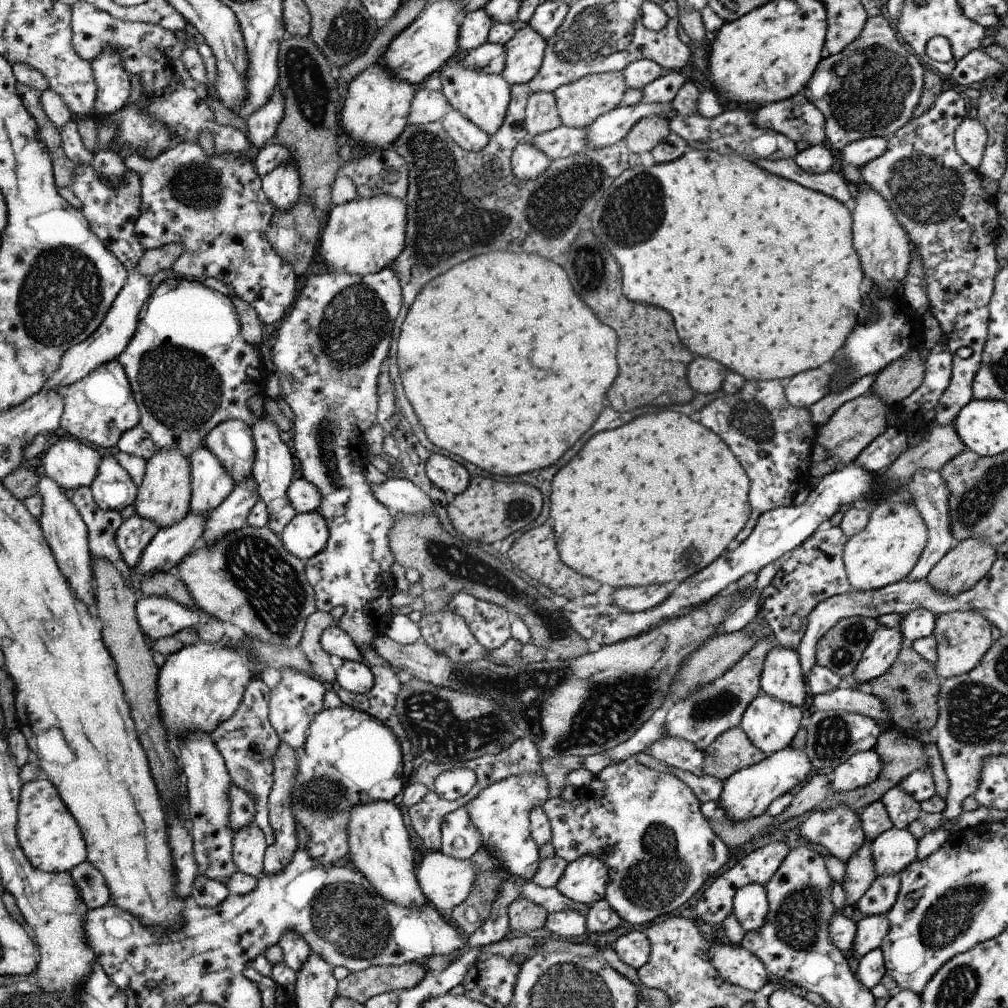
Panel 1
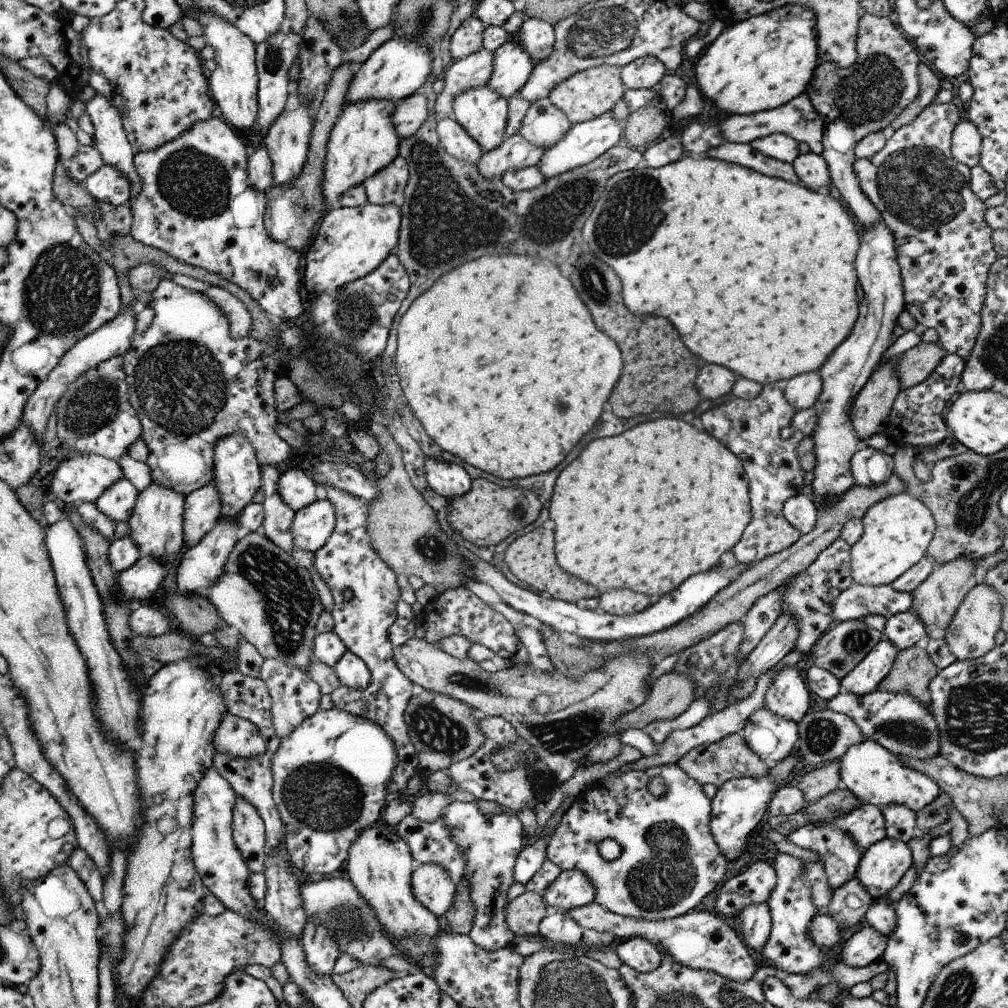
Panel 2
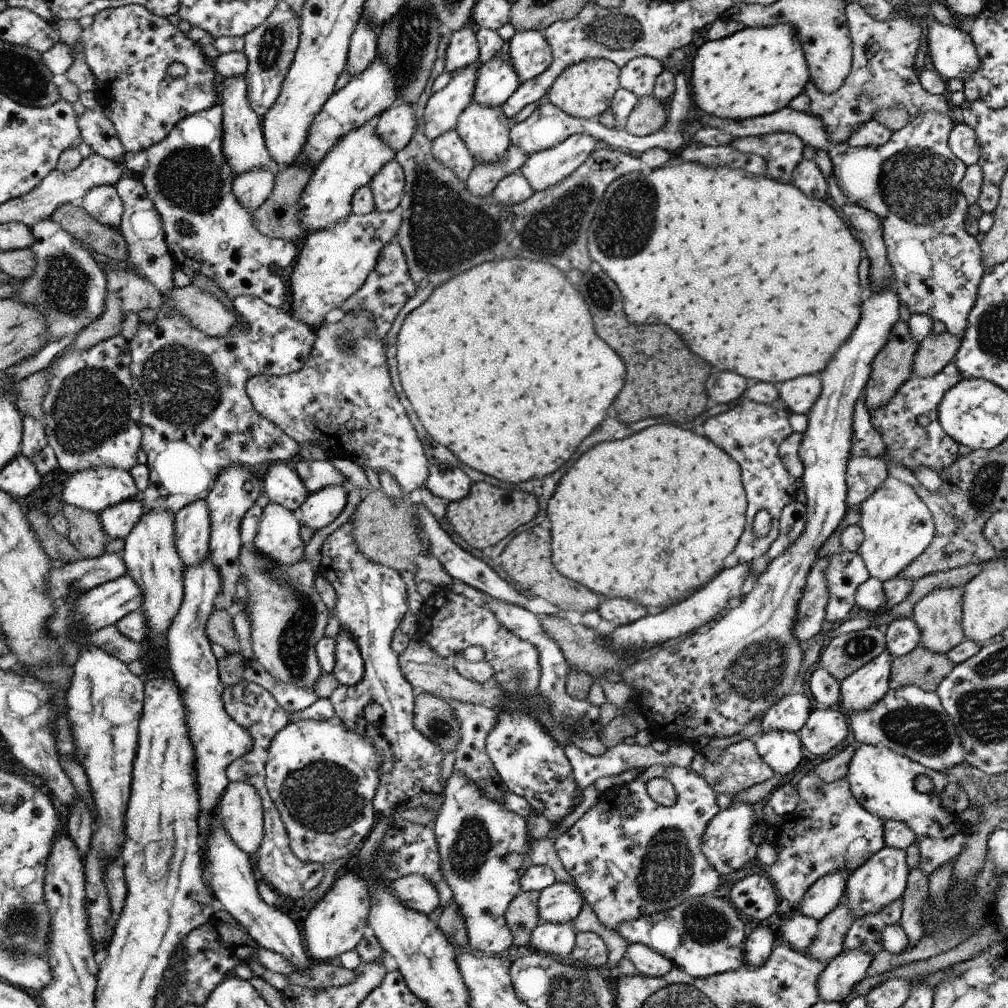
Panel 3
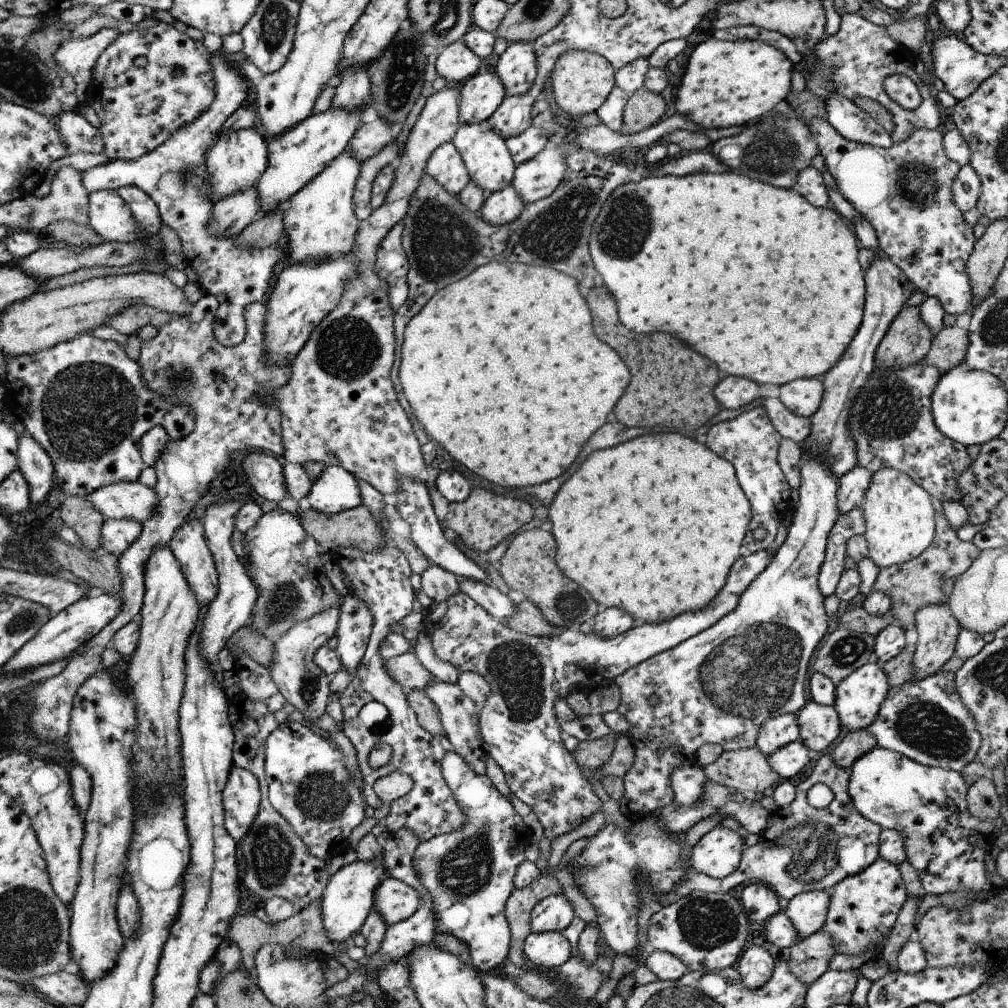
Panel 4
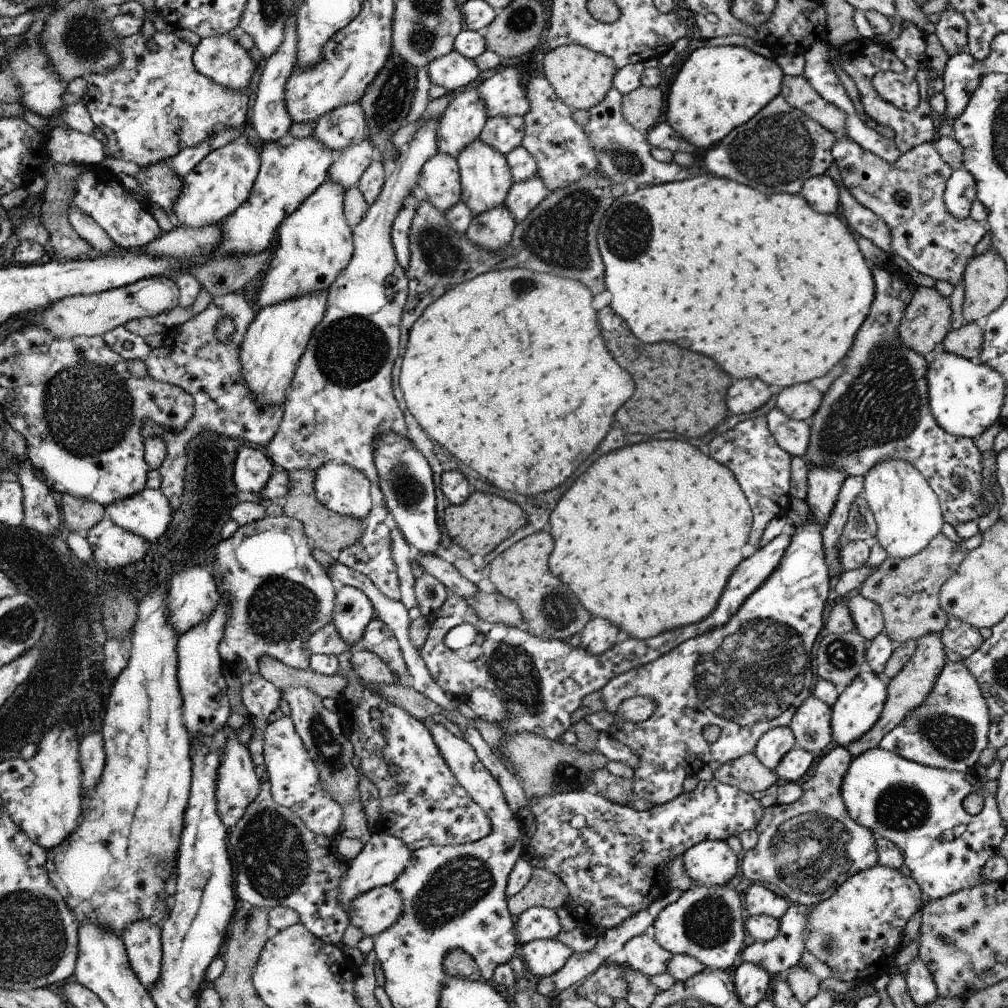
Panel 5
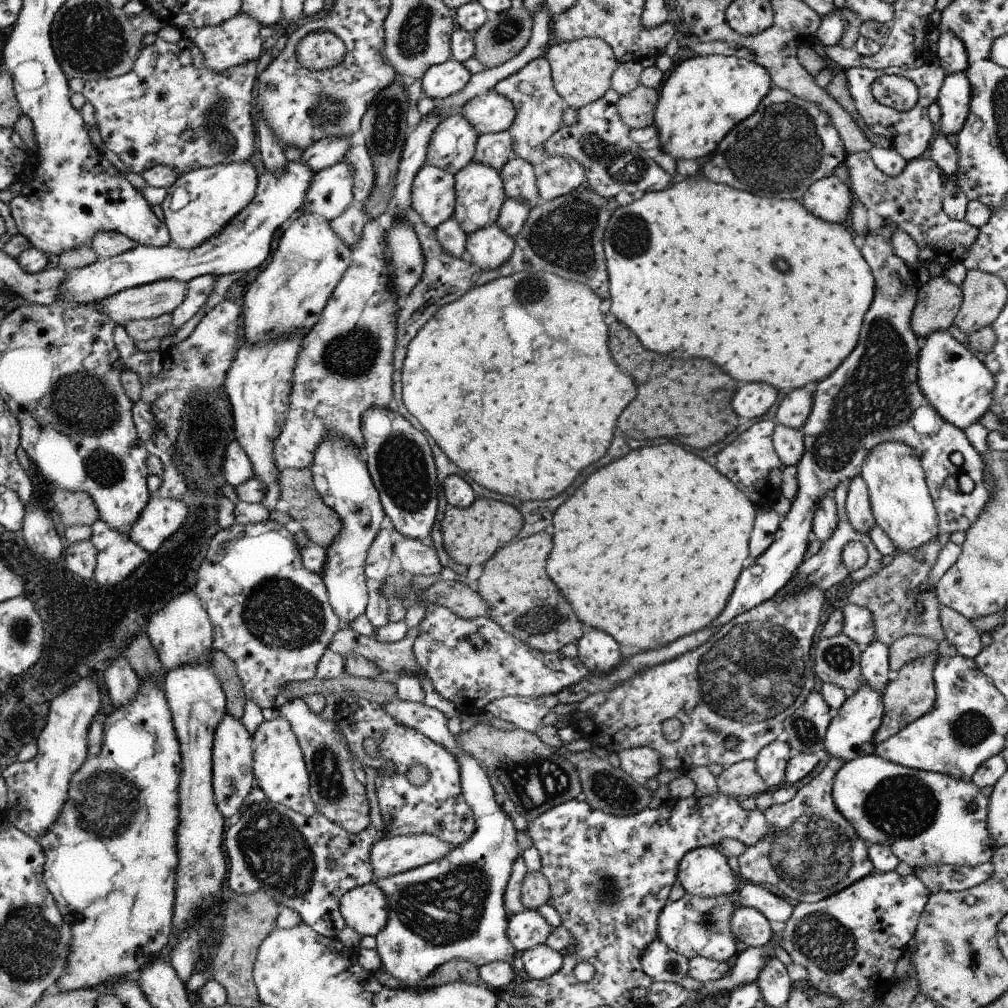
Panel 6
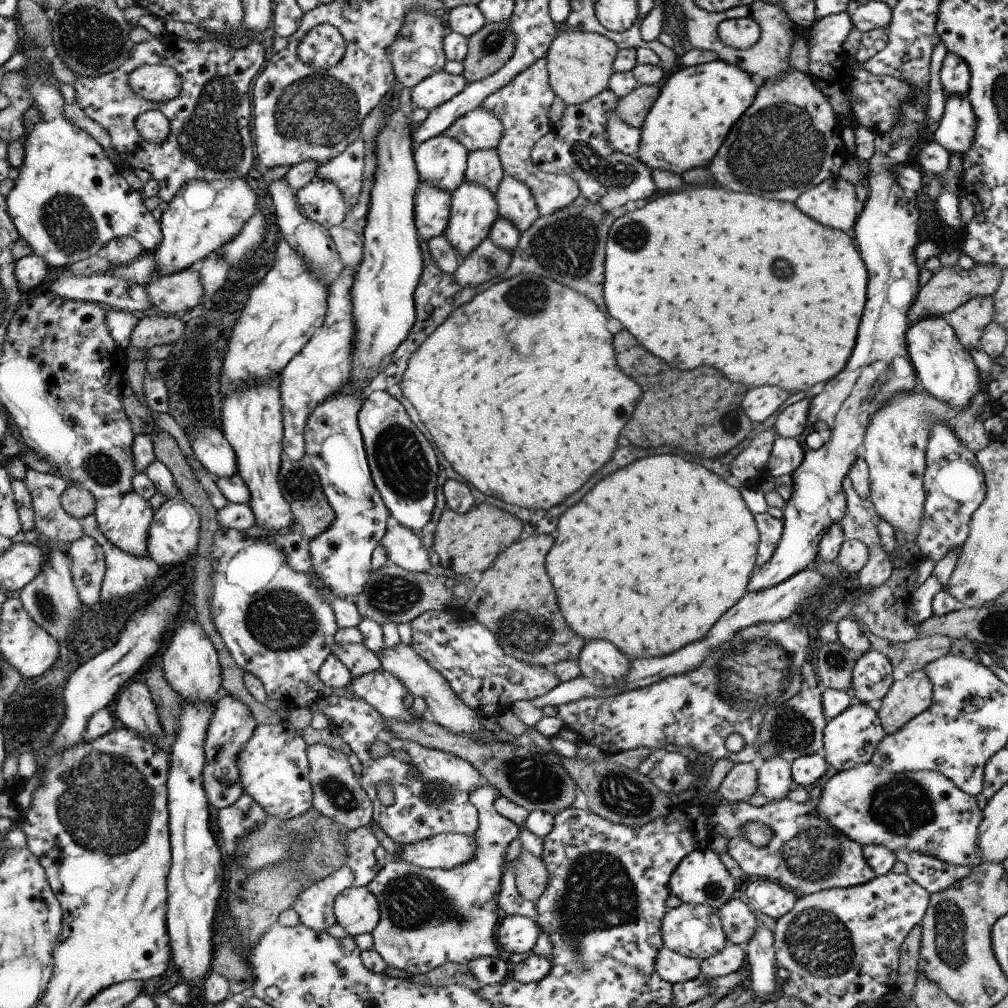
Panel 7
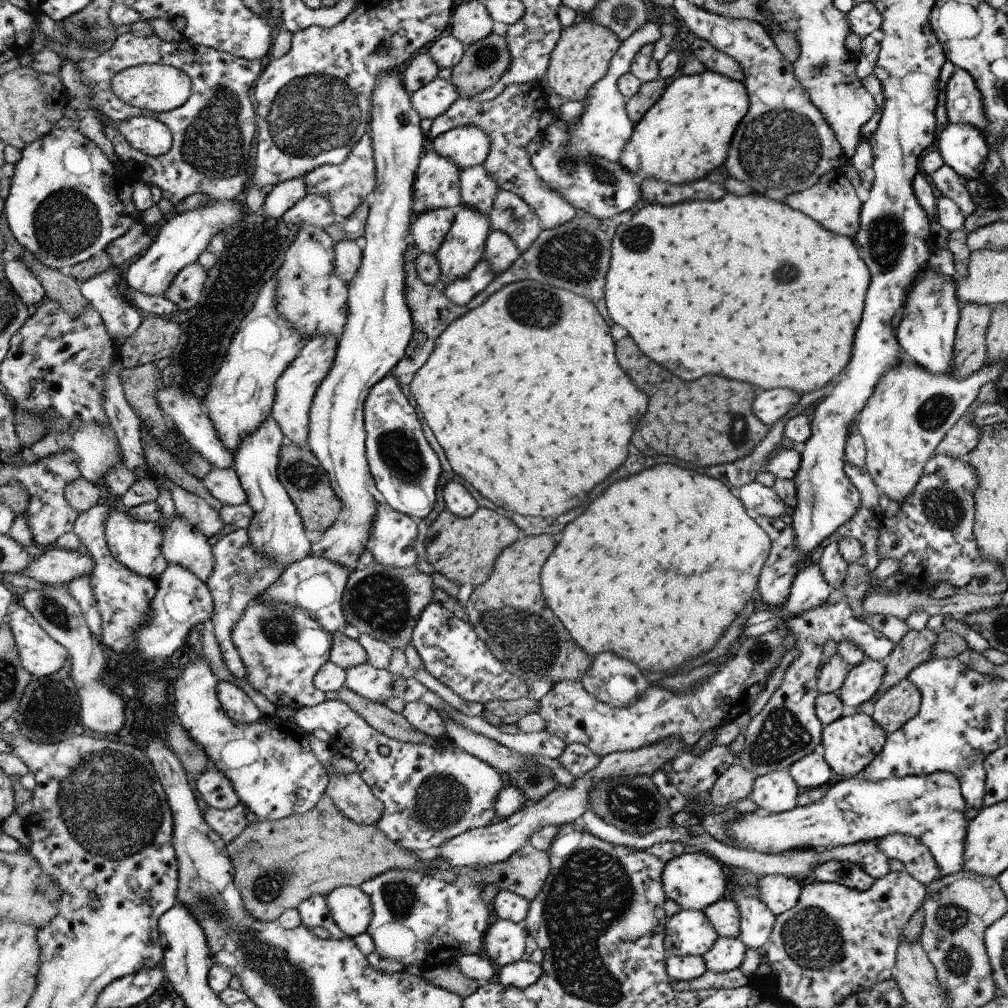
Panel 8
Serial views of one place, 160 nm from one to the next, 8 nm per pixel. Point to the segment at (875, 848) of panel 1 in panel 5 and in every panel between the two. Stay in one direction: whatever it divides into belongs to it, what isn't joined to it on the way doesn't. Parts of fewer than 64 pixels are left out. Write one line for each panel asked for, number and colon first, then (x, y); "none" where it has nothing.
2: (882, 866)
3: (877, 884)
4: (863, 910)
5: (857, 931)

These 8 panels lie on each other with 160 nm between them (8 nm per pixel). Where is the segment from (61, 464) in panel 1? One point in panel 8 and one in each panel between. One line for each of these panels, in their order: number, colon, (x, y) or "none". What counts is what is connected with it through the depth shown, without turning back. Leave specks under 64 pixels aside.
2: (79, 479)
3: (93, 489)
4: (133, 500)
5: (148, 514)
6: (161, 518)
7: (173, 535)
8: (185, 544)

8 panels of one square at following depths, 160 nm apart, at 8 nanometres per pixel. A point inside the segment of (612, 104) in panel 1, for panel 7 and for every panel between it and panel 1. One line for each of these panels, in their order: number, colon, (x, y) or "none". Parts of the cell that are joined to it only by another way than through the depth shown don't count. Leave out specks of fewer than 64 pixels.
2: (588, 94)
3: (587, 89)
4: (581, 81)
5: (582, 77)
6: (582, 69)
7: (580, 64)

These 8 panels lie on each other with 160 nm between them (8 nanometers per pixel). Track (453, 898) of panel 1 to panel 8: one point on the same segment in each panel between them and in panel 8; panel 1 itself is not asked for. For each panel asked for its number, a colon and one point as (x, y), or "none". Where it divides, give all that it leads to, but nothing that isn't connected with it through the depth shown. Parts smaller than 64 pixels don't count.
2: (432, 885)
3: (418, 893)
4: (395, 900)
5: (376, 910)
6: (365, 909)
7: (357, 910)
8: (352, 910)

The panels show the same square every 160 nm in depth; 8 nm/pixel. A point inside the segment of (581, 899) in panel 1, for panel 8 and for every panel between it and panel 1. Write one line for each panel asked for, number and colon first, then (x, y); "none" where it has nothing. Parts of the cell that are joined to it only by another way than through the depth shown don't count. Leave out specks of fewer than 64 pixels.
2: (572, 889)
3: (559, 903)
4: (555, 913)
5: (537, 923)
6: (528, 929)
7: (517, 934)
8: (505, 942)

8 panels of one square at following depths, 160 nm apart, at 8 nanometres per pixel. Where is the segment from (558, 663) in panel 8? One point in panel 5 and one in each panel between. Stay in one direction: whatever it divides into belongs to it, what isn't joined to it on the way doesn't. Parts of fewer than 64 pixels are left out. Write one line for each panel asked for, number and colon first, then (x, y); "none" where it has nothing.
5: (550, 609)
6: (515, 585)
7: (516, 600)

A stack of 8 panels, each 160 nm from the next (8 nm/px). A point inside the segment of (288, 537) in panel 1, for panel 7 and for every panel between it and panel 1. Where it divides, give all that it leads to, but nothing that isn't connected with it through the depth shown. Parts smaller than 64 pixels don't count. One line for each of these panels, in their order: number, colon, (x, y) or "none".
2: (312, 526)
3: (320, 508)
4: (335, 490)
5: (342, 488)
6: (339, 470)
7: (341, 556)

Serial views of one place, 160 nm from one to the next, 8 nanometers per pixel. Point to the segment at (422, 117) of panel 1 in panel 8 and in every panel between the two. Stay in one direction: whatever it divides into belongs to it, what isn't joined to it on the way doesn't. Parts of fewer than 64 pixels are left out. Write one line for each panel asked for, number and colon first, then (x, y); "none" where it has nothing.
2: (411, 112)
3: (395, 126)
4: (370, 137)
5: (348, 166)
6: (331, 193)
7: (320, 201)
8: (315, 210)

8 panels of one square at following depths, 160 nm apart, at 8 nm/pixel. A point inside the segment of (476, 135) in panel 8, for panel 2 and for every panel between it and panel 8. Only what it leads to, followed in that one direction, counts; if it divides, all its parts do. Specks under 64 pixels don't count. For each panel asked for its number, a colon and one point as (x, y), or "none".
2: (537, 37)
3: (531, 54)
4: (517, 67)
5: (504, 94)
6: (490, 112)
7: (478, 130)

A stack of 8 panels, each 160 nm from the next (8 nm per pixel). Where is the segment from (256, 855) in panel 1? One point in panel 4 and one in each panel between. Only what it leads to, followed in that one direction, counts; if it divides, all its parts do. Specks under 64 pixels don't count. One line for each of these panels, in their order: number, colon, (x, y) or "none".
2: (249, 833)
3: (240, 810)
4: (242, 794)

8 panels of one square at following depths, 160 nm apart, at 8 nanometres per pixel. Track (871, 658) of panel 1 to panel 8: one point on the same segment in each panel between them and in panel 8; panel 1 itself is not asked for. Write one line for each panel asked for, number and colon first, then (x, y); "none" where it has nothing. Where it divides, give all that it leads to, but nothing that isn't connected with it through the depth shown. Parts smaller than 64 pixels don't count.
2: (867, 676)
3: (868, 685)
4: (859, 698)
5: (859, 706)
6: (851, 734)
7: (851, 738)
8: (851, 743)

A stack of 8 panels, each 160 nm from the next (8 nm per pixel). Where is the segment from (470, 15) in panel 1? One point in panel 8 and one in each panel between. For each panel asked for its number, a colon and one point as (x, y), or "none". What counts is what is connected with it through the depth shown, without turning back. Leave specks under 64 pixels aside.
2: (468, 38)
3: (463, 49)
4: (456, 63)
5: (453, 71)
6: (445, 79)
7: (439, 88)
8: (434, 99)

